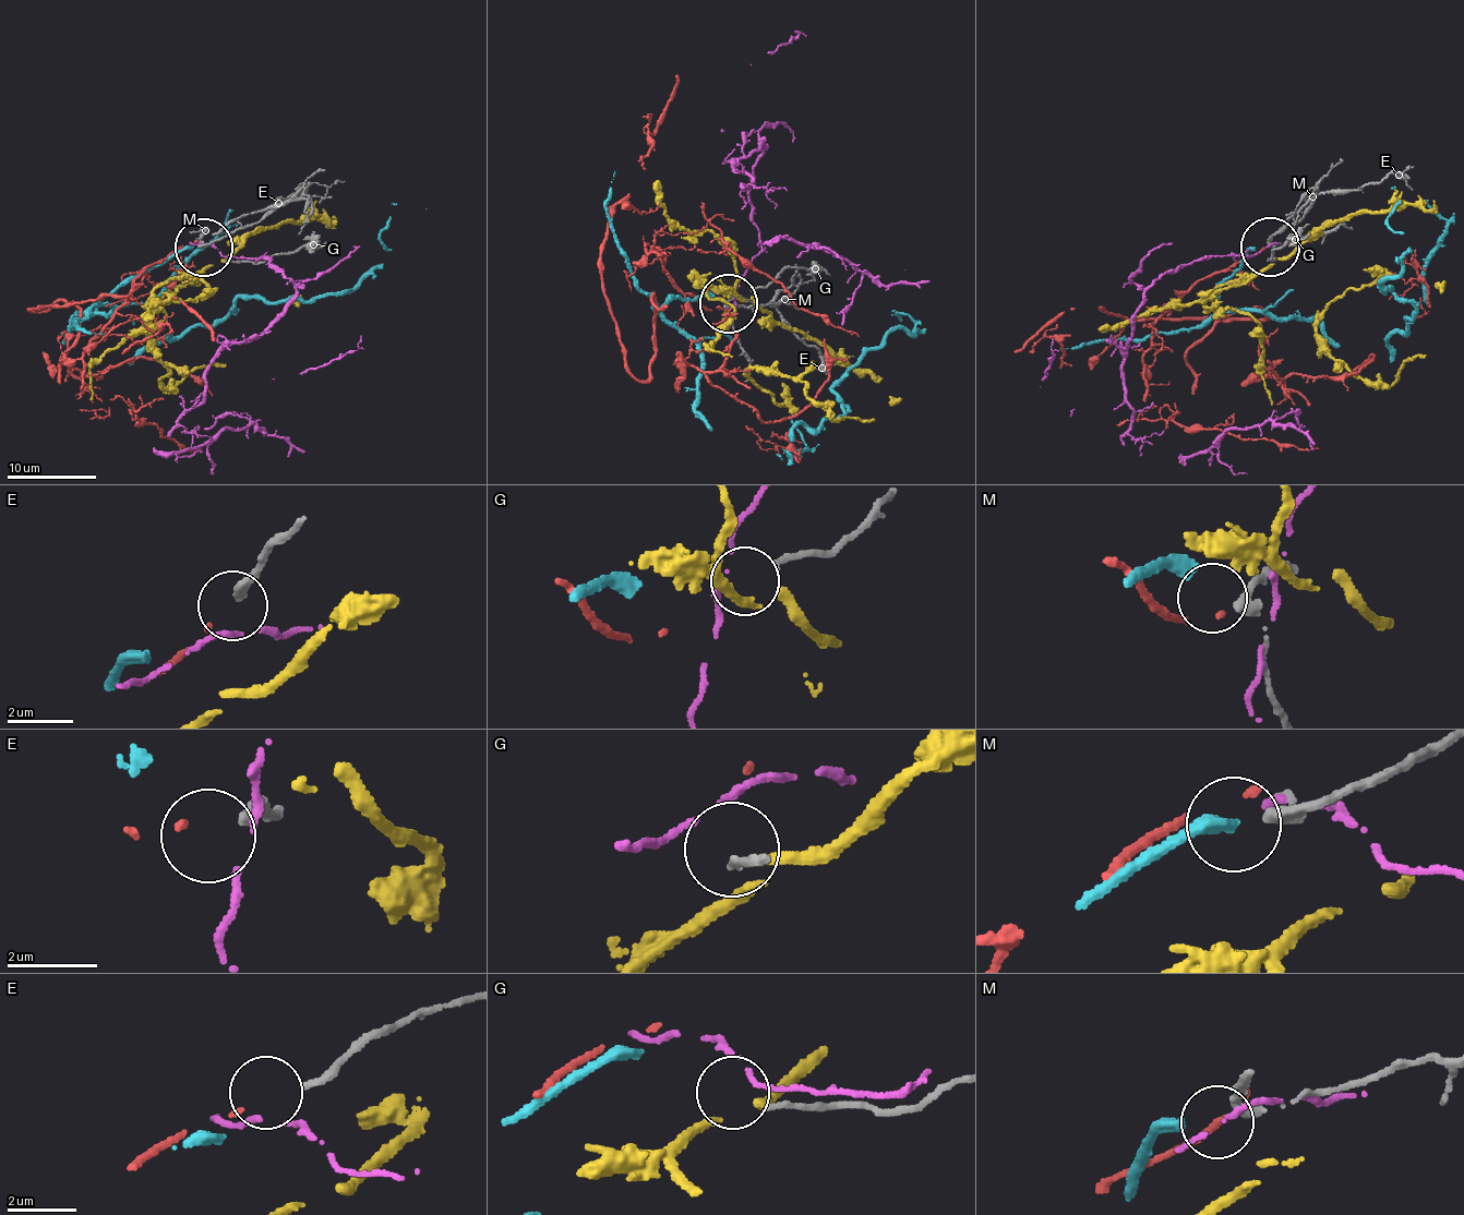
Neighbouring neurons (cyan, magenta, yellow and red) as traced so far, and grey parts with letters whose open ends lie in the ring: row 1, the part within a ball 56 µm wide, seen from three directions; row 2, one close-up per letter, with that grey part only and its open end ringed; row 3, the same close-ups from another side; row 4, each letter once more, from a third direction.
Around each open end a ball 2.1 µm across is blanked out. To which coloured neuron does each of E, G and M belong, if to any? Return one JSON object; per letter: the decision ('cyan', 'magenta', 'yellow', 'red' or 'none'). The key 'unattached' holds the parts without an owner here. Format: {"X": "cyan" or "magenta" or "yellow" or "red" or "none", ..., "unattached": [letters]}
{"E": "red", "G": "none", "M": "cyan", "unattached": ["G"]}

